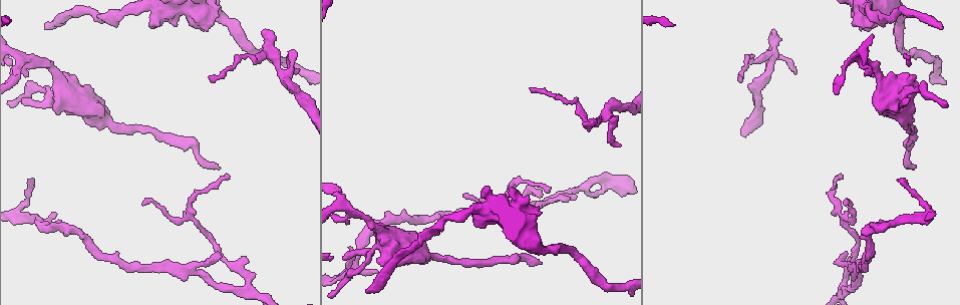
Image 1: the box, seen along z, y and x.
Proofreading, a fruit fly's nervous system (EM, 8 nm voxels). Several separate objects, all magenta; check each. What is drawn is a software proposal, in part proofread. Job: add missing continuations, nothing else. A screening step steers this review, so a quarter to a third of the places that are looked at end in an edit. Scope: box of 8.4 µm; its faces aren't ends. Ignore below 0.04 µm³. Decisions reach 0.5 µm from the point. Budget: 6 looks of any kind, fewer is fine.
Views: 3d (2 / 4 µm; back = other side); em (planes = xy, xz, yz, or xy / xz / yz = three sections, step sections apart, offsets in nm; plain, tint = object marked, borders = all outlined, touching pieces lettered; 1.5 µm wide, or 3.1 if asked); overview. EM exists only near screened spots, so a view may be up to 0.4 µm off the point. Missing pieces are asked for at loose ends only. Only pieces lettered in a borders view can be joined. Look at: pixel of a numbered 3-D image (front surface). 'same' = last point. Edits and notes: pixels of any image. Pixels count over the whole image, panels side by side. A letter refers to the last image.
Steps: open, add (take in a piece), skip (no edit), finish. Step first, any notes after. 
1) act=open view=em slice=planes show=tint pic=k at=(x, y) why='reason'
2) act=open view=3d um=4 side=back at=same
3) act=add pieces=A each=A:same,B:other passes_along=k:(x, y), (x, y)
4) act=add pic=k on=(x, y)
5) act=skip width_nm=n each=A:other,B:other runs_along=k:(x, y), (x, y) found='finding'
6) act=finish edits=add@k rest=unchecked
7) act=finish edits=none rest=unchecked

act=open view=em slice=planes show=plain pic=1 at=(265, 29) why='an open end'

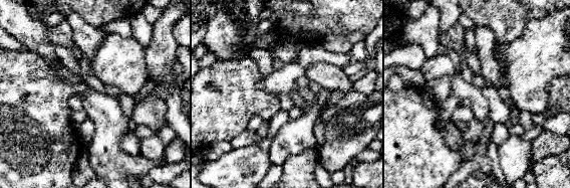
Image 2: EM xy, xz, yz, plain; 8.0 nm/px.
act=open view=em slice=planes show=borders at=same why='see the neighbours'

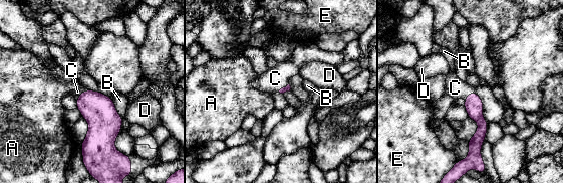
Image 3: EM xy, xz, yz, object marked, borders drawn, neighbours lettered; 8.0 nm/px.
act=add pieces=C longest_contact=B:180nm each=A:other,B:other,C:same,D:other,E:other passes_along=3:(99, 111), (80, 94), (77, 92) found='the cell continues'

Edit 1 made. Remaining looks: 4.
act=open view=em slice=planes show=borders pic=1 at=(464, 193) why='an open end'

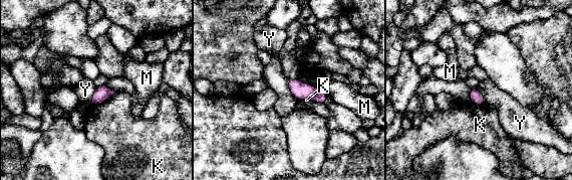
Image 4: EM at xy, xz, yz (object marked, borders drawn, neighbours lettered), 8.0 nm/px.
act=skip longest_contact=Y:190nm each=K:other,M:other,Y:other border=4:(287, 79), (289, 91), (297, 100) found='none of them fits'

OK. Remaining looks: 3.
act=open view=3d um=2 side=back pic=1 at=(941, 22) why='free end'

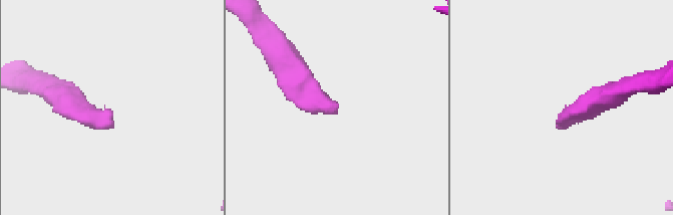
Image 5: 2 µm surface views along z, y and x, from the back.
act=open view=em slice=xz step=8 show=borders pic=5 at=(560, 113)

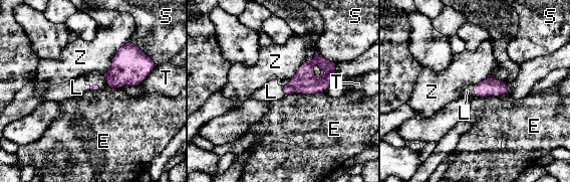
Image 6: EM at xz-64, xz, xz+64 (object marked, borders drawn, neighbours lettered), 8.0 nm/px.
act=add pieces=L each=E:other,L:same,S:other,T:other,Z:other found='the cell continues'

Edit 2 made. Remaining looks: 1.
act=finish edits=add@3,add@6 rest=unchecked

